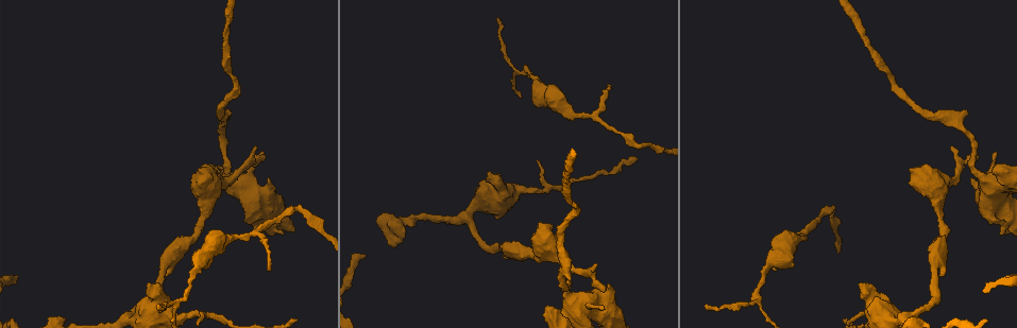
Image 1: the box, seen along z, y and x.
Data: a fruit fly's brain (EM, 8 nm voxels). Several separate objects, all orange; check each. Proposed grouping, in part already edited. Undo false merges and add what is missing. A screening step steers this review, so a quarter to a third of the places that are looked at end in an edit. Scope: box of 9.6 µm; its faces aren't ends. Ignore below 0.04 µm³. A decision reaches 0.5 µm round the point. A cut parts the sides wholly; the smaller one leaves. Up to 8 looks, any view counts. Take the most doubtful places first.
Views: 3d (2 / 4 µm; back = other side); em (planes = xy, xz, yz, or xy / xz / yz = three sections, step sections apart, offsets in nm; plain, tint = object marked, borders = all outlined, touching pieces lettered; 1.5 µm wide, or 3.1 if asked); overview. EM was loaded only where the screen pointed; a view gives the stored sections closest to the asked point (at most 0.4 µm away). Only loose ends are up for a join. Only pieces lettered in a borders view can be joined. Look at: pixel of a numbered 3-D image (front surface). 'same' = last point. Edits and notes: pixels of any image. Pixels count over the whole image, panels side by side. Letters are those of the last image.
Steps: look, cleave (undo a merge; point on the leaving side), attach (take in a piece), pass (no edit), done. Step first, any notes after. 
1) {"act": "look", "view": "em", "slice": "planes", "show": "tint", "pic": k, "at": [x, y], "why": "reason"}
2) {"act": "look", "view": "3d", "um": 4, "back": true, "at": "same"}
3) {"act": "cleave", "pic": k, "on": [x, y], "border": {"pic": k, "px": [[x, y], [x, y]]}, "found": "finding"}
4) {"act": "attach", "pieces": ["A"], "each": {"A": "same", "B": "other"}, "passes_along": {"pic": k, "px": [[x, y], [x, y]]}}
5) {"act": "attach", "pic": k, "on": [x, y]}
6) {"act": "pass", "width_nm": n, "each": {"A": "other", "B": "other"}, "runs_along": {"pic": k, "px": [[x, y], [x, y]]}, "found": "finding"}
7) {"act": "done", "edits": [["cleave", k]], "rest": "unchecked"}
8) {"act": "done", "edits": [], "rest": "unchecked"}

{"act": "look", "view": "3d", "um": 2, "pic": 1, "at": [487, 173], "why": "stops while still wide"}

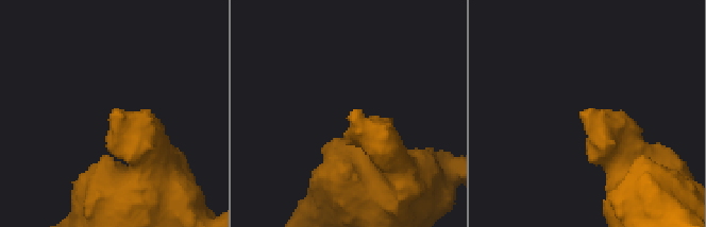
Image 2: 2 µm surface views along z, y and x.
{"act": "look", "view": "em", "slice": "planes", "show": "borders", "pic": 2, "at": [117, 111]}

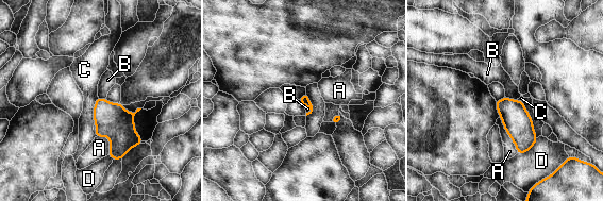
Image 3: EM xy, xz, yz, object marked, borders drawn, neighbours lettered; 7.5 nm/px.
{"act": "pass", "each": {"A": "other", "B": "other", "C": "other", "D": "other"}, "found": "no lettered piece goes on from it"}

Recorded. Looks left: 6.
{"act": "look", "view": "3d", "um": 2, "pic": 1, "at": [570, 278], "why": "branch stops here"}

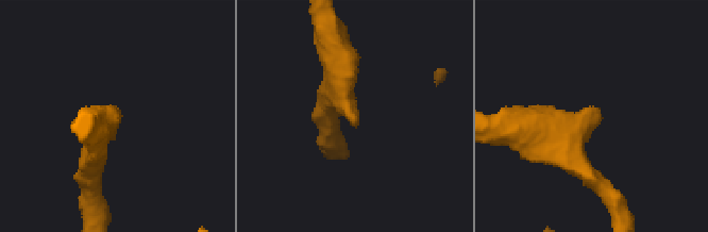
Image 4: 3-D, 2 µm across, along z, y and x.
{"act": "look", "view": "em", "slice": "planes", "show": "borders", "pic": 4, "at": [594, 109], "arm_widths_nm": [190, 280]}

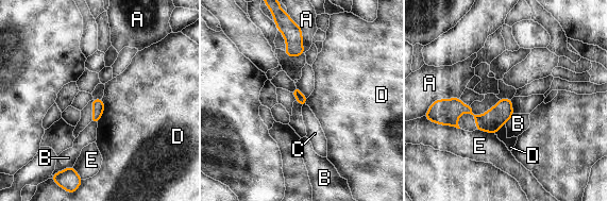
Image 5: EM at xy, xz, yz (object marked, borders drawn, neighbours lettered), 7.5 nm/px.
{"act": "pass", "each": {"A": "other", "B": "other", "C": "other", "D": "other", "E": "other"}, "border": {"pic": 5, "px": [[102, 99], [103, 113], [97, 122]]}, "found": "none of them fits"}

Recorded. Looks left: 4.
{"act": "look", "view": "em", "slice": "xz", "step": 8, "show": "tint", "pic": 1, "at": [549, 308]}

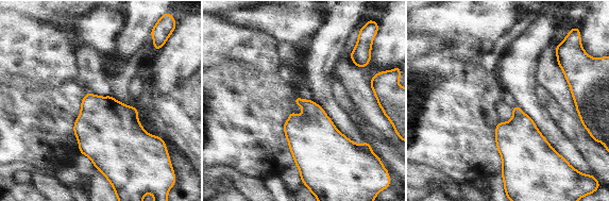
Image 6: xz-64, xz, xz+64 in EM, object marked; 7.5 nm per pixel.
{"act": "look", "view": "em", "slice": "planes", "show": "borders", "at": "same", "why": "cut it another way"}

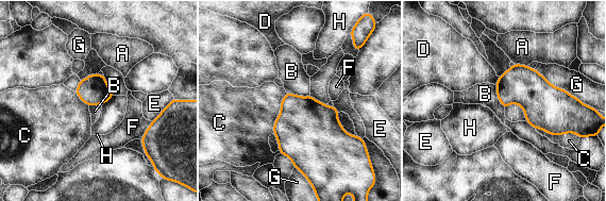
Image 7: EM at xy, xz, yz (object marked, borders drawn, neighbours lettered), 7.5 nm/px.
{"act": "pass", "width_nm": 220, "each": {"A": "other", "B": "other", "C": "other", "D": "other", "E": "other", "F": "other", "G": "other", "H": "other"}, "border": {"pic": 7, "px": [[287, 91], [293, 95], [309, 95]]}, "found": "none of them fits"}

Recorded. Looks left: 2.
{"act": "done", "edits": [], "rest": "unchecked"}

